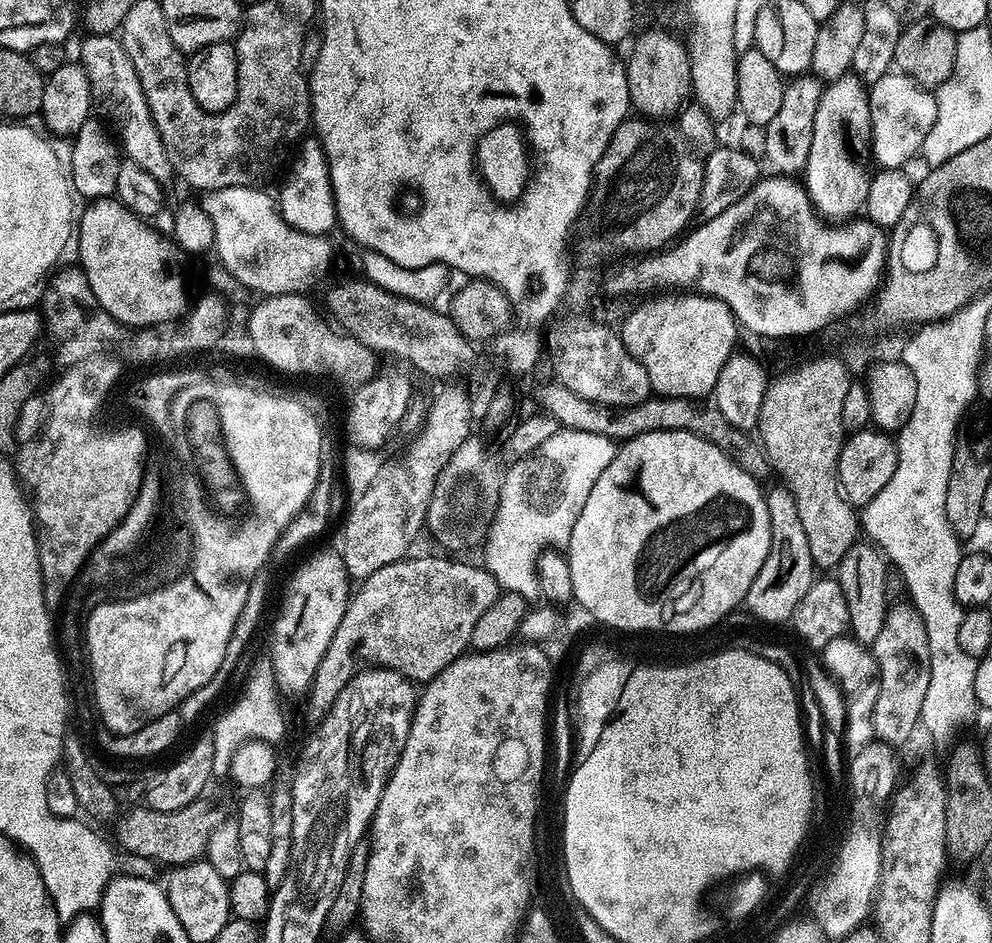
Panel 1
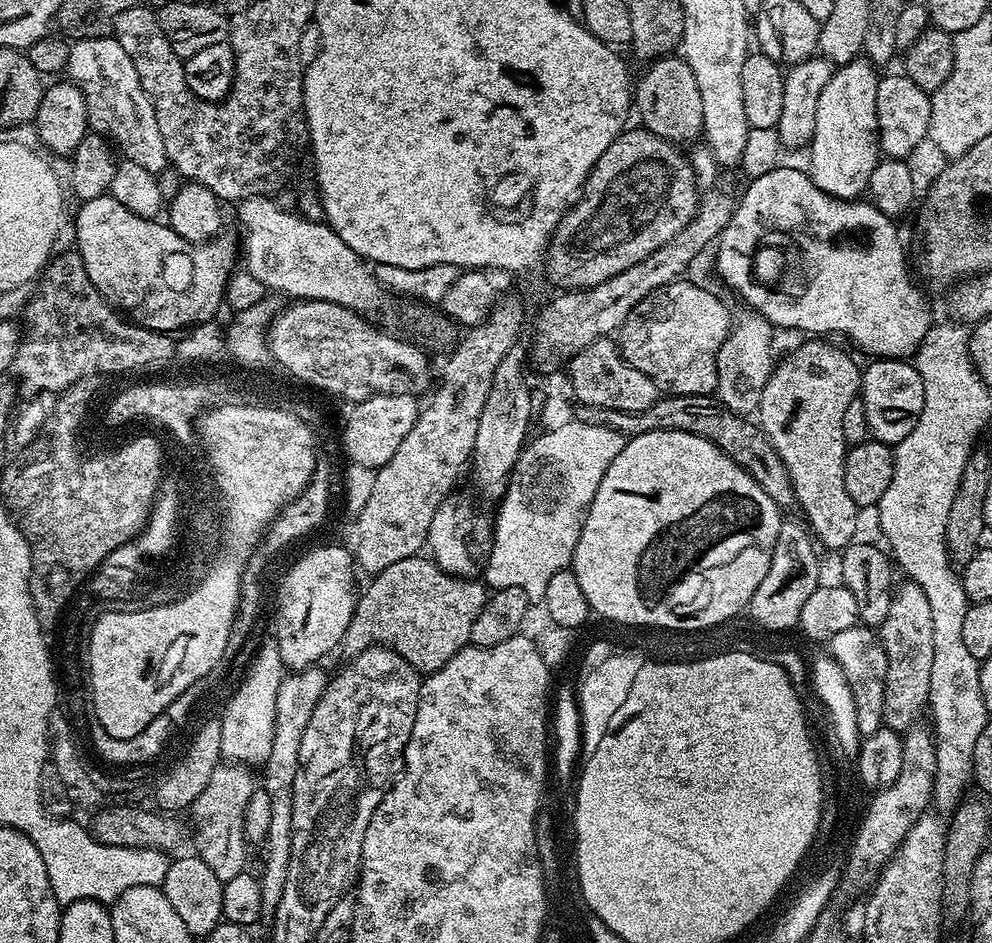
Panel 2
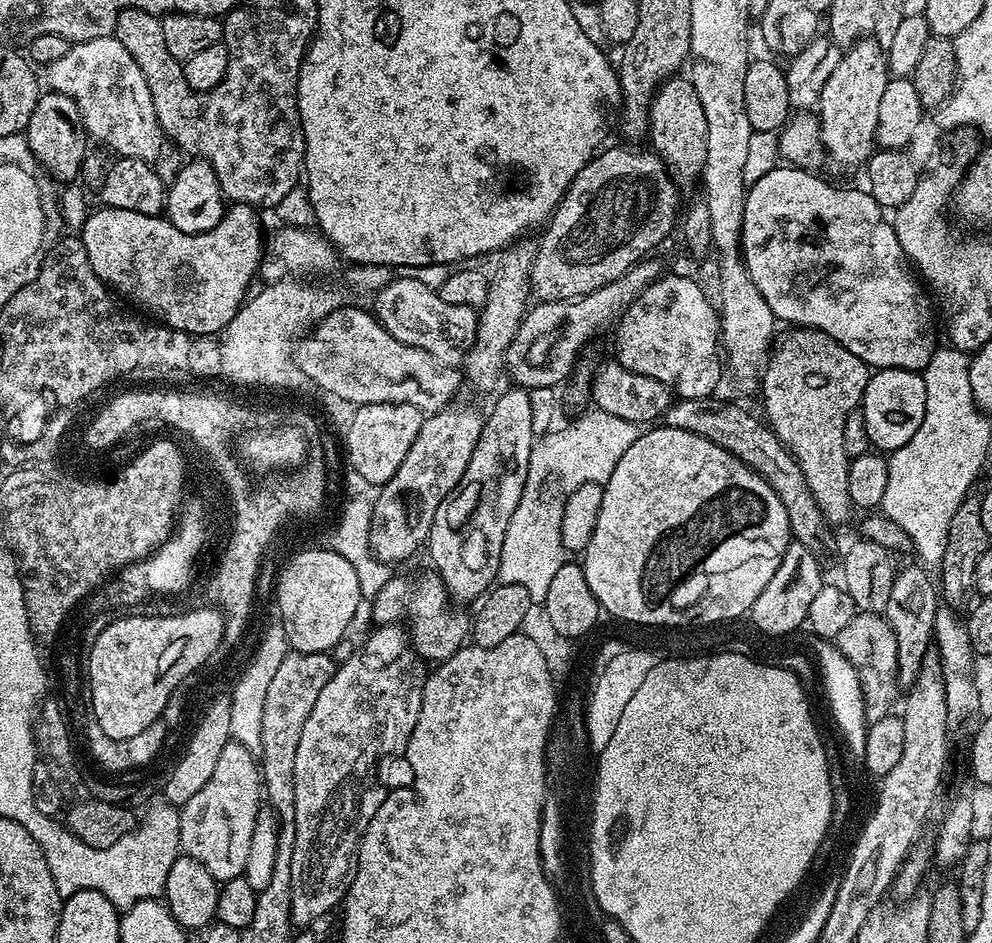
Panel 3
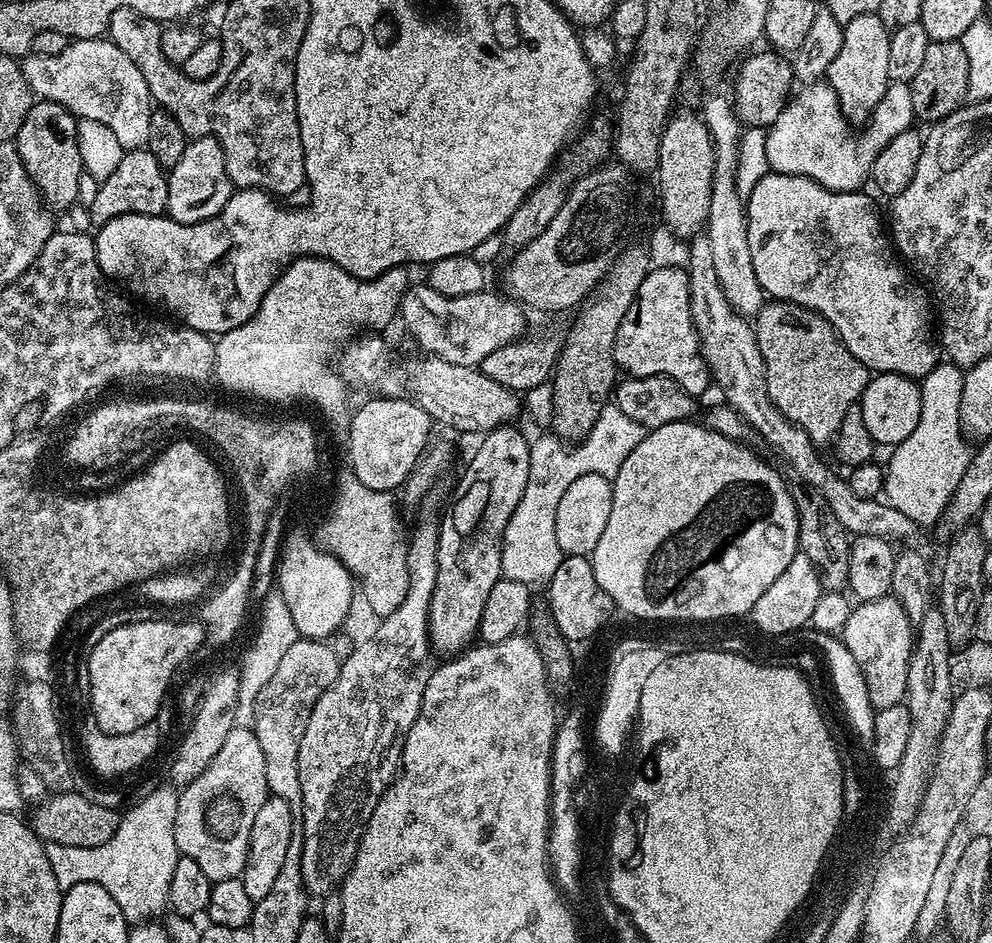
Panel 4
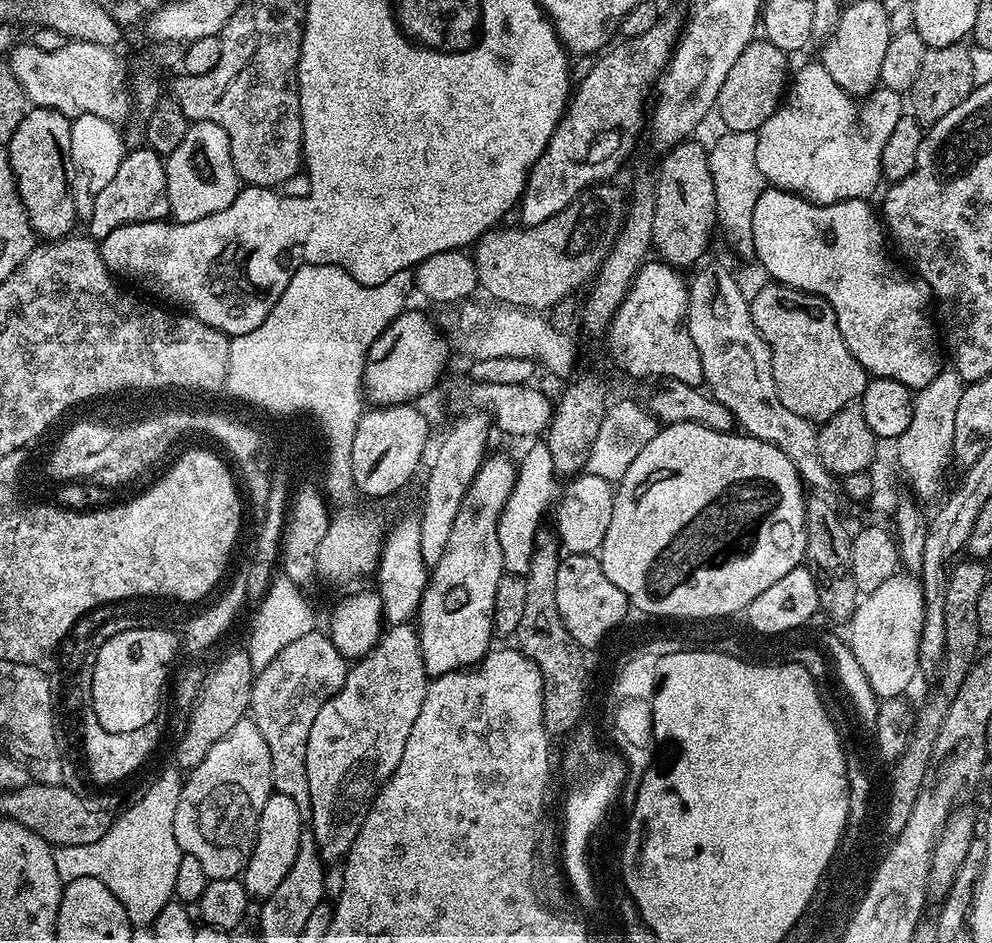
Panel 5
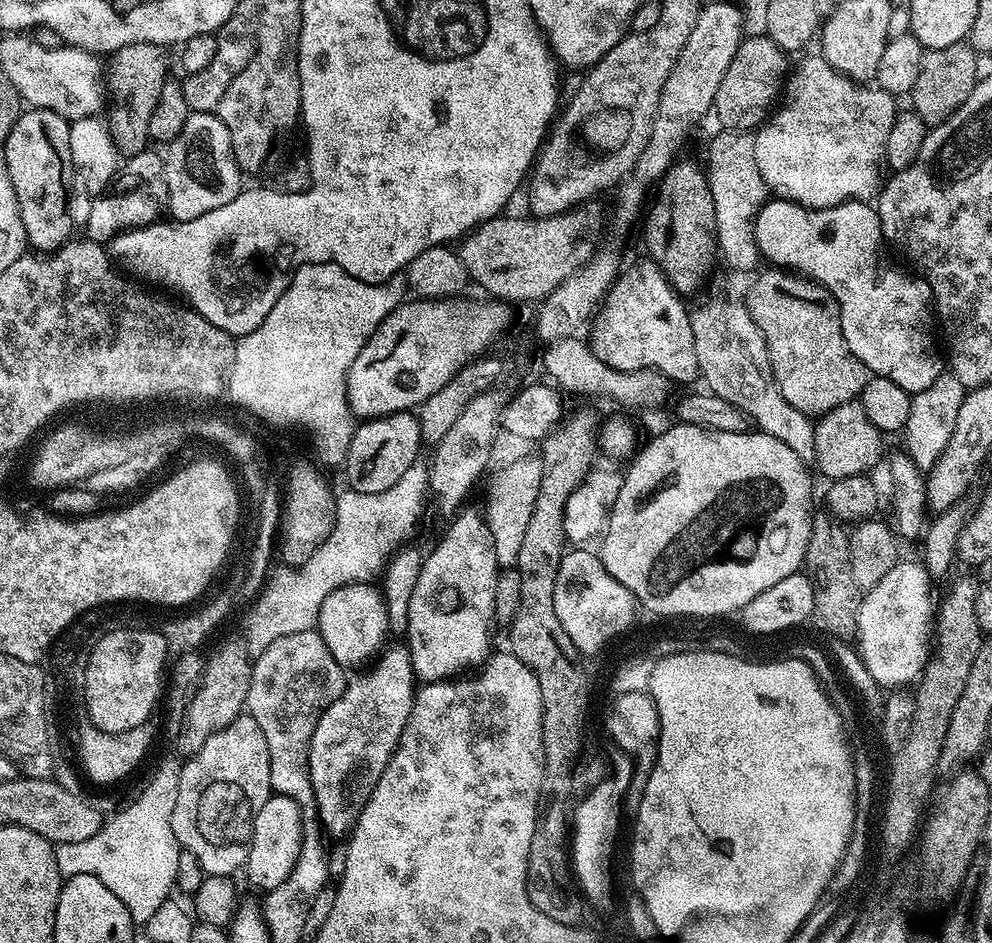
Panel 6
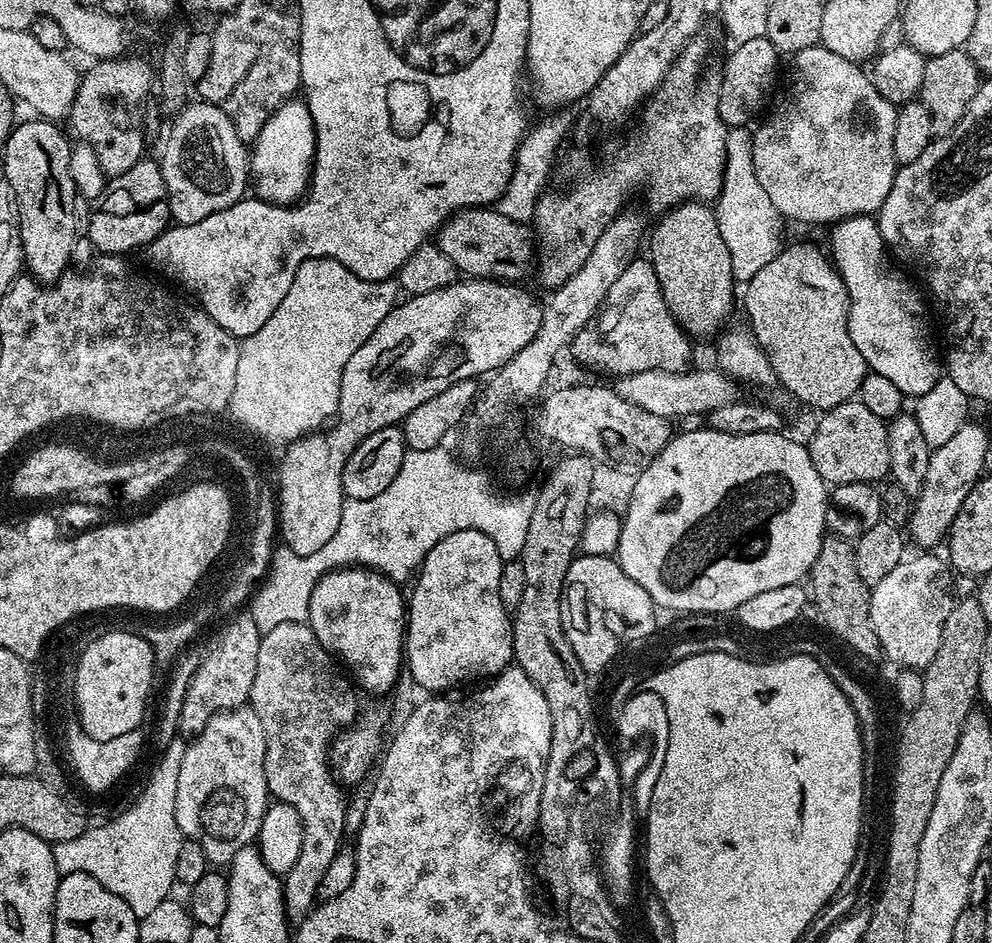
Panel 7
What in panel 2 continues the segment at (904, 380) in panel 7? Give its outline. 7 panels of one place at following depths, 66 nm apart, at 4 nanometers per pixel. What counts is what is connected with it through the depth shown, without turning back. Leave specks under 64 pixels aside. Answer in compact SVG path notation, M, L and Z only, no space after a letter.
M777 166L749 184L715 245L716 272L748 303L745 305L766 317L777 329L808 332L804 334L837 332L853 340L872 358L915 357L932 328L934 317L927 298L916 289L908 273L897 221L882 214L867 199L839 200L826 194L807 171L799 172L796 168Z

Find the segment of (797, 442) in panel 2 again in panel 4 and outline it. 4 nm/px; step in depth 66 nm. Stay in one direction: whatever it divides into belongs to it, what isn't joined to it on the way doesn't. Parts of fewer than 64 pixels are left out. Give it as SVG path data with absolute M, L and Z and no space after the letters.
M772 300L765 303L760 313L754 317L757 344L765 364L766 390L770 401L786 420L797 424L809 435L817 446L831 445L836 439L848 411L857 407L860 396L866 390L870 379L870 369L840 341L834 326L822 314L788 300Z

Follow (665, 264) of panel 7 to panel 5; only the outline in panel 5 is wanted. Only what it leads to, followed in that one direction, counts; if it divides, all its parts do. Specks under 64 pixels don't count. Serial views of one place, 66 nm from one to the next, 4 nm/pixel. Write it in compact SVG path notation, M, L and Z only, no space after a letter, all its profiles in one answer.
M696 138L680 141L672 147L671 152L663 157L660 164L660 173L654 179L656 189L656 205L654 206L654 228L652 230L652 248L657 252L659 259L665 264L672 265L677 270L691 269L699 262L704 253L709 251L708 243L712 240L712 231L717 231L718 221L715 206L714 179L708 165L707 147L700 145Z

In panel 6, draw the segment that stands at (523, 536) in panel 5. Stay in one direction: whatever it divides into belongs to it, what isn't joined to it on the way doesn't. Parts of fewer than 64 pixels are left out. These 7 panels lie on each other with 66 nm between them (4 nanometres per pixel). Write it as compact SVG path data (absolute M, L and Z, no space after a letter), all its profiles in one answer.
M539 459L516 460L513 464L506 465L501 472L494 473L488 480L486 523L496 543L497 562L501 569L511 568L516 563L522 537L526 535L526 526L530 526L530 514L538 498L543 469Z

